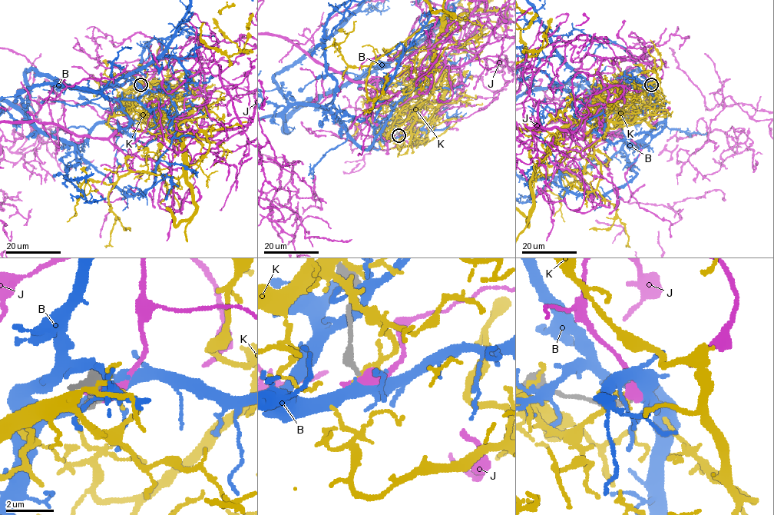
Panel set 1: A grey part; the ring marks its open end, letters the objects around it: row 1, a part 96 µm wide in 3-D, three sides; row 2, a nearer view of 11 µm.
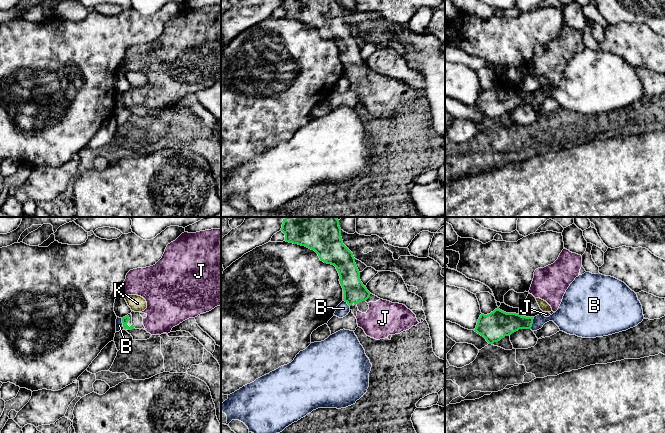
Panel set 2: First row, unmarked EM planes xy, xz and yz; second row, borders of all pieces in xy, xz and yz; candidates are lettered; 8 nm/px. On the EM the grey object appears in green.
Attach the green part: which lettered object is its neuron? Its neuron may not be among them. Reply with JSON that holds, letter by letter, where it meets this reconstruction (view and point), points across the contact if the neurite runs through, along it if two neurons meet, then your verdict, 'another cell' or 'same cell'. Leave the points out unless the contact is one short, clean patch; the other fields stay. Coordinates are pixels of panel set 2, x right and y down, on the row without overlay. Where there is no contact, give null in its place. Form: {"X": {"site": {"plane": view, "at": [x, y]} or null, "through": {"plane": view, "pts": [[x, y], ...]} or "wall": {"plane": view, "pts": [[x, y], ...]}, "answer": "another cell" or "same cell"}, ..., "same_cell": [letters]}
{"B": {"site": {"plane": "xy", "at": [122, 98]}, "wall": {"plane": "xy", "pts": [[121, 94], [124, 104]]}, "answer": "another cell"}, "J": {"site": null, "answer": "same cell"}, "K": {"site": null, "answer": "another cell"}, "same_cell": ["J"]}

